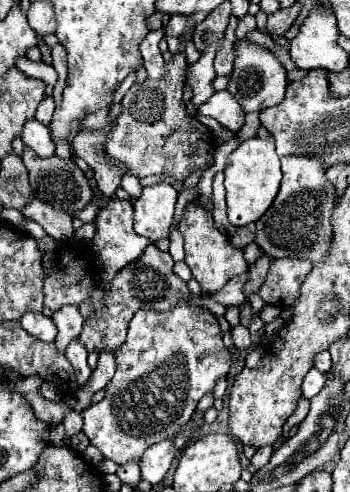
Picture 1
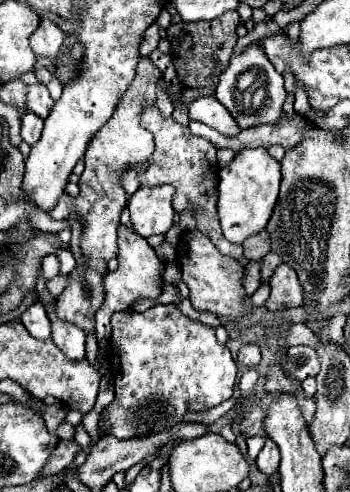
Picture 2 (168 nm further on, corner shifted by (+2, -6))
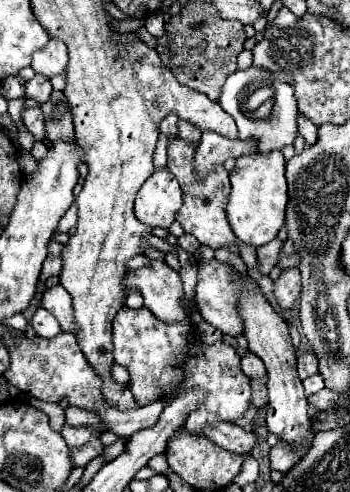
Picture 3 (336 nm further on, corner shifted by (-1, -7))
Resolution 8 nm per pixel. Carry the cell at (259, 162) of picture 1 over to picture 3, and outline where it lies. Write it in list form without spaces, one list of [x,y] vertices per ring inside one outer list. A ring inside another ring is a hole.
[[[281,152],[271,154],[249,154],[241,156],[235,162],[231,172],[231,194],[227,204],[227,218],[235,232],[235,236],[251,244],[255,248],[271,242],[277,238],[277,232],[285,224],[285,210],[287,210],[287,180],[285,180],[285,164]]]

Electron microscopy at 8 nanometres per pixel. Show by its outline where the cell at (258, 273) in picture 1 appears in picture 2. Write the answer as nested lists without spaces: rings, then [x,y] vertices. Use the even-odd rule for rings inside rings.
[[[268,253],[262,261],[260,261],[260,275],[262,275],[262,283],[266,283],[268,279],[270,279],[270,275],[272,275],[272,271],[278,267],[282,263],[282,259],[280,259],[280,255],[276,255],[276,253]]]

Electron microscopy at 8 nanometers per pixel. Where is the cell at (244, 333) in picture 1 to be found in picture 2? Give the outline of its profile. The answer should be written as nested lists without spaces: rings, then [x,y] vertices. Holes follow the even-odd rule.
[[[246,343],[238,351],[238,361],[246,367],[256,367],[260,363],[260,347],[254,343]]]

